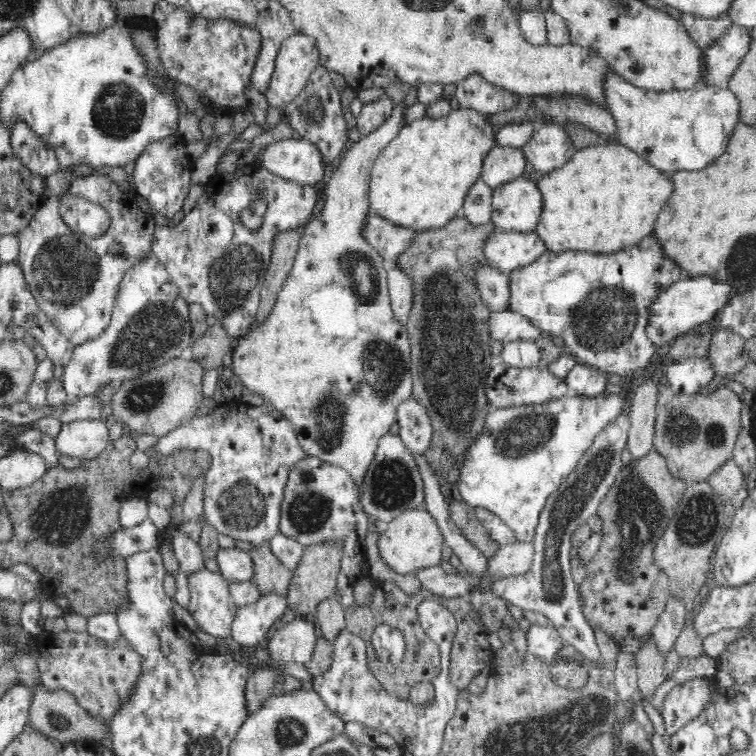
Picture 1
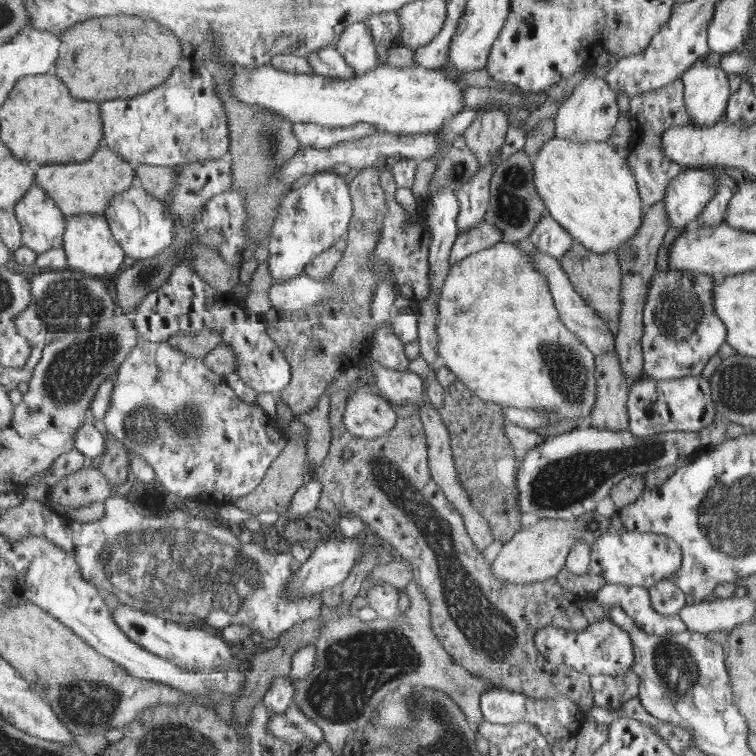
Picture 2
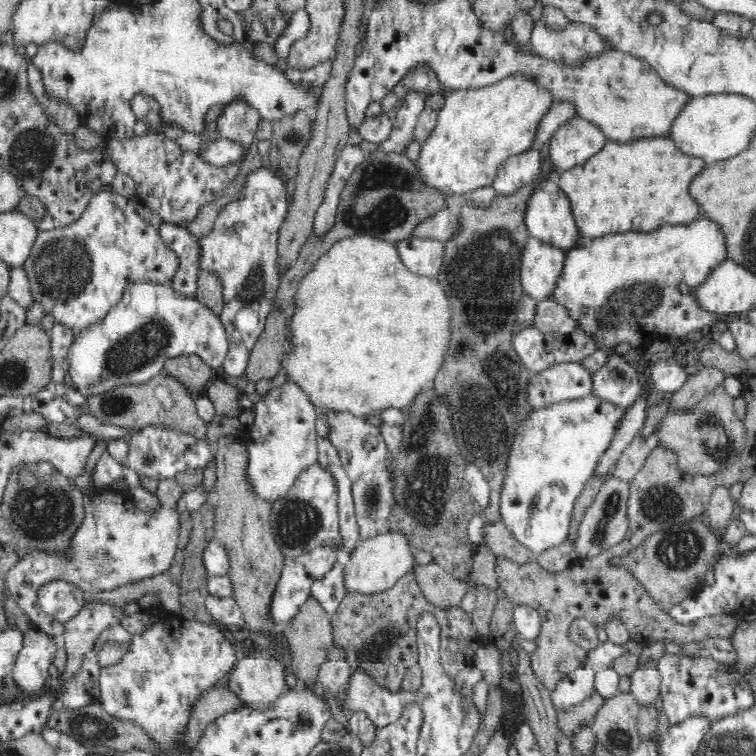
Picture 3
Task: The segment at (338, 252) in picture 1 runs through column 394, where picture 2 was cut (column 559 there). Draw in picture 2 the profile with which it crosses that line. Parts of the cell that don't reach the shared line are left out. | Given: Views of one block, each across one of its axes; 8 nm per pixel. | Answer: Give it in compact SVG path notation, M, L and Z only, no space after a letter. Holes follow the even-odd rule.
M586 75L576 86L572 95L561 103L555 120L555 137L571 142L605 142L609 141L620 120L617 106L617 92L611 88L604 77ZM502 241L501 243L486 248L481 252L476 252L461 262L451 266L449 274L445 279L439 307L439 318L437 319L437 332L439 337L438 351L443 365L446 365L460 381L463 381L469 388L471 388L484 401L493 402L501 408L511 406L513 408L537 409L538 411L545 411L550 418L550 423L558 423L561 420L575 420L580 418L579 424L583 425L588 422L592 416L592 412L597 400L597 366L596 354L592 349L587 348L580 338L571 332L565 324L562 323L559 316L556 300L550 293L550 288L546 276L536 268L530 250L519 249L515 243Z

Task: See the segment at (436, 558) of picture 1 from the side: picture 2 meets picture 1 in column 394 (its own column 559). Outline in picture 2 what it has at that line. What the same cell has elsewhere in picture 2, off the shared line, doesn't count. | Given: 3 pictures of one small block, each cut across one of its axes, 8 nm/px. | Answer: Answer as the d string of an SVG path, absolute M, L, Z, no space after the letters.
M596 511L582 514L575 520L542 518L535 524L521 529L509 542L502 545L496 559L491 563L491 572L503 586L533 584L553 579L566 568L569 553L578 540L592 547L600 536L608 534L609 530L611 518Z

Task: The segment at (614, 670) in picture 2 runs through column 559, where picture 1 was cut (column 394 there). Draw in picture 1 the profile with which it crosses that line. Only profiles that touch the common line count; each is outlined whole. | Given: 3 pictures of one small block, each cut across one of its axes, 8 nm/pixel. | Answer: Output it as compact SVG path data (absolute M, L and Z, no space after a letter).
M378 625L372 632L372 647L377 660L384 663L397 664L402 662L406 654L405 638L394 626Z

